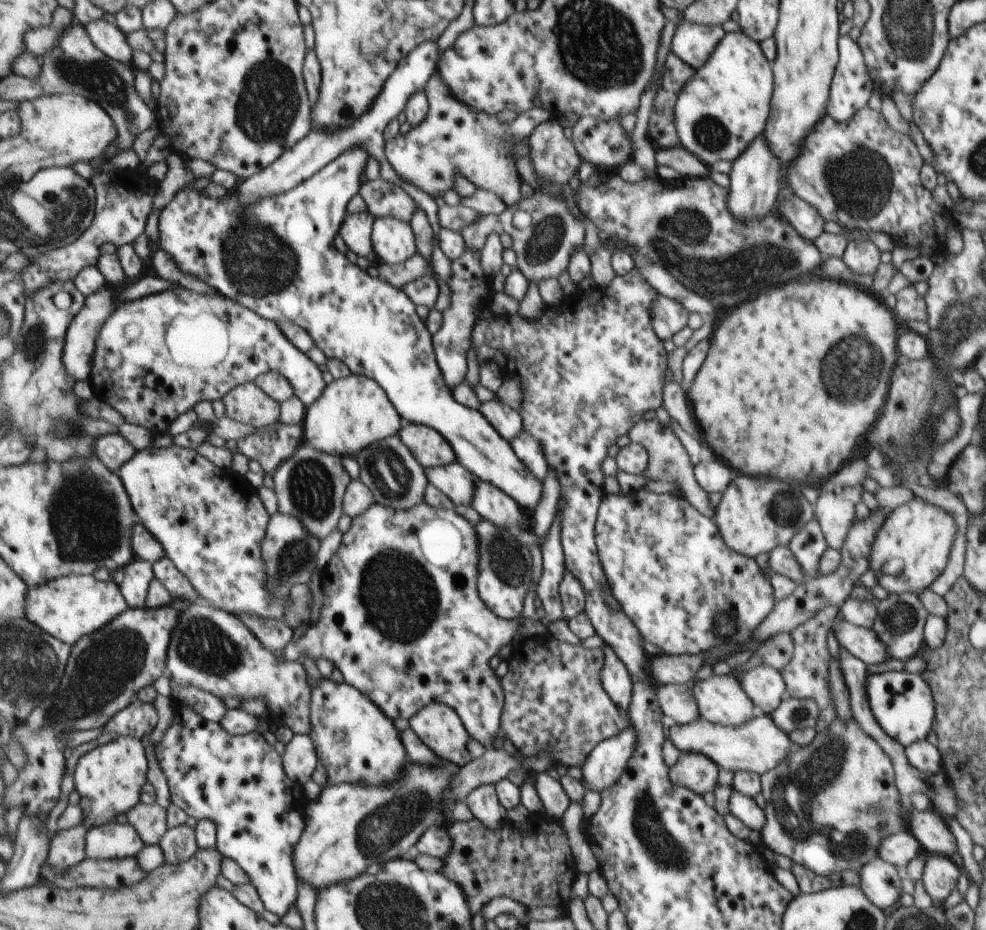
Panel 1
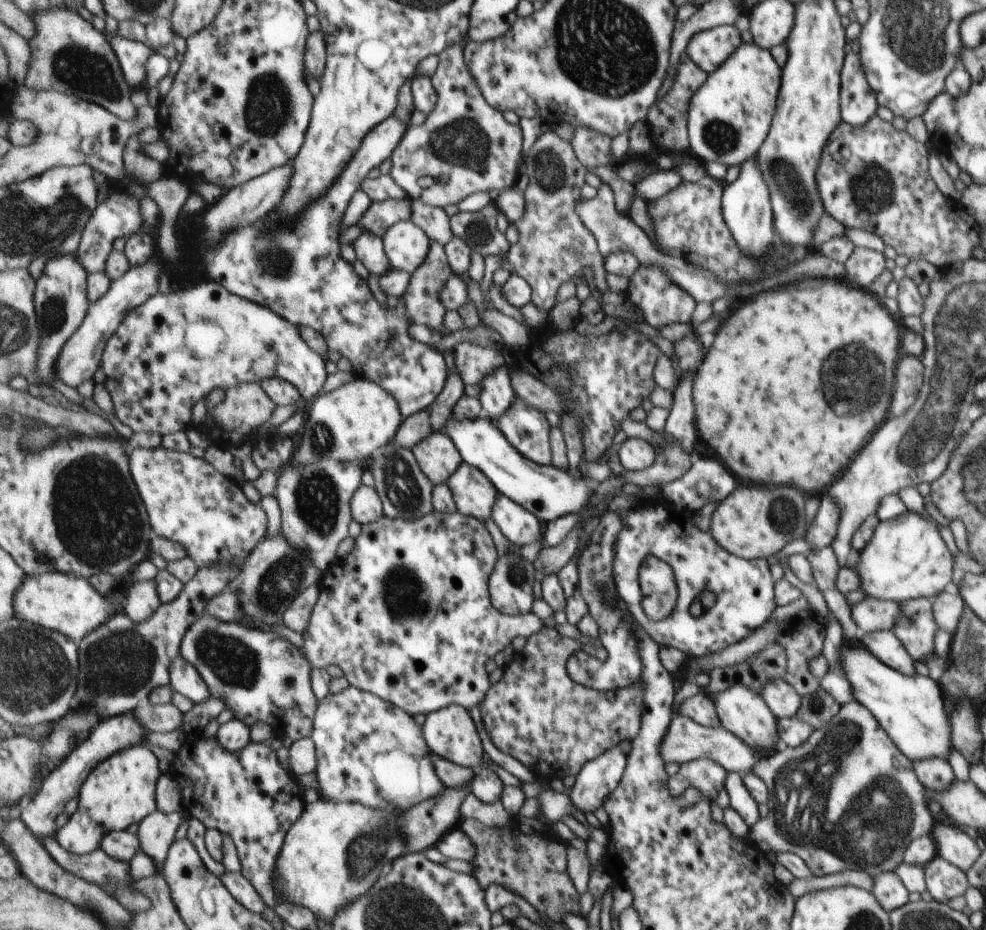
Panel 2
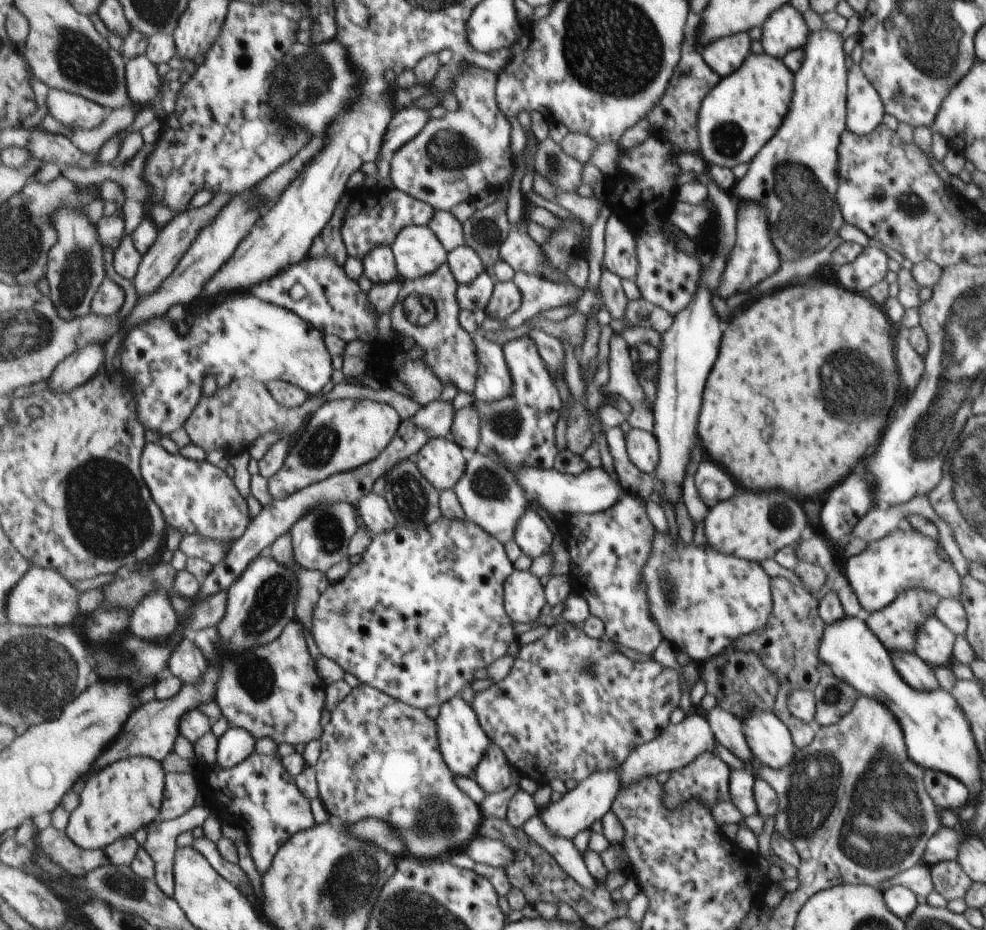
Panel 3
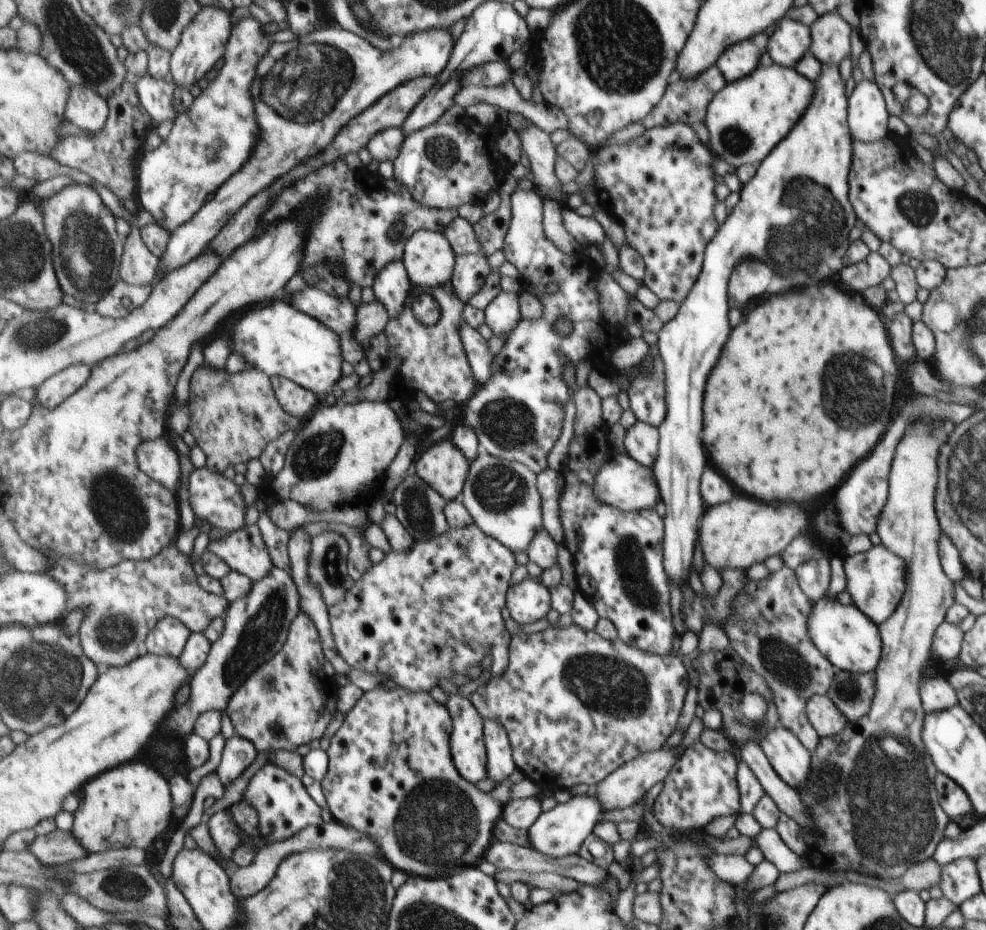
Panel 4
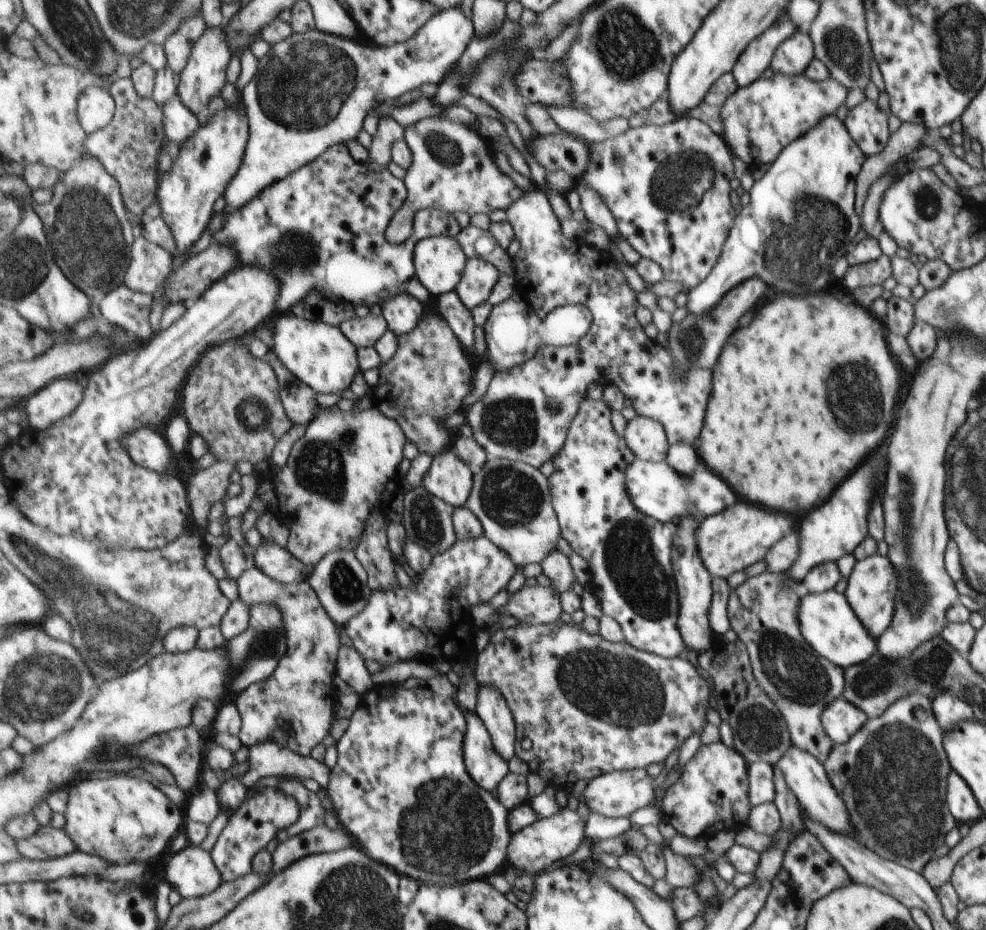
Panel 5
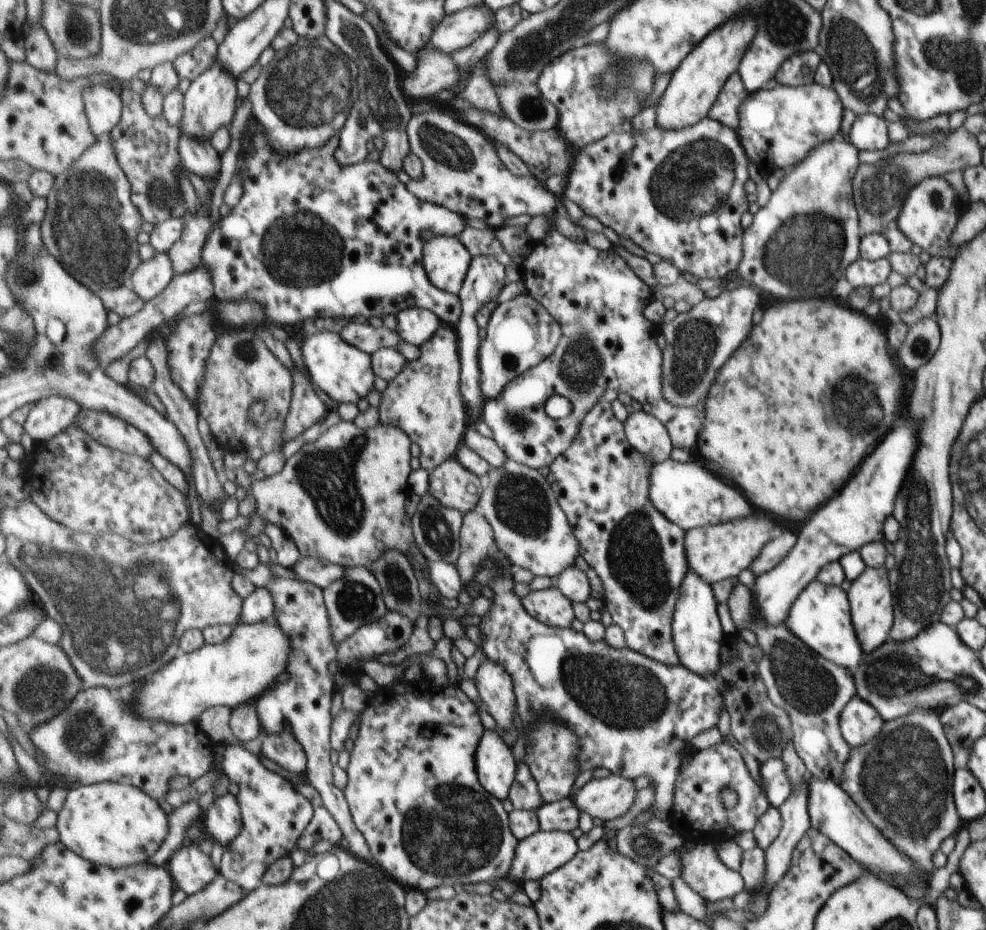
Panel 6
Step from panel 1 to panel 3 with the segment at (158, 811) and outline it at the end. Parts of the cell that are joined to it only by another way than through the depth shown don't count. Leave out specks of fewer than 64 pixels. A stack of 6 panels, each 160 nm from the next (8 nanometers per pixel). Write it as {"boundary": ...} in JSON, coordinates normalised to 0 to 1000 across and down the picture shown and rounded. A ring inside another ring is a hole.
{"boundary":[[[197,867],[190,875],[172,883],[165,883],[163,878],[149,888],[149,903],[145,910],[155,922],[158,929],[158,947],[169,963],[176,966],[178,948],[176,929],[180,916],[180,901],[182,897],[206,888],[216,875],[212,868]]]}

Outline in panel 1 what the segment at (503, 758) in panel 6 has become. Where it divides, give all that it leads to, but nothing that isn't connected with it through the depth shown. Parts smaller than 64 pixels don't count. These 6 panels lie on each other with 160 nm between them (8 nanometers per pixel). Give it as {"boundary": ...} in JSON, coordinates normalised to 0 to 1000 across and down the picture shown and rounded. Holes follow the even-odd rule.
{"boundary":[[[442,755],[433,758],[415,775],[427,796],[449,817],[466,825],[479,818],[474,806],[479,791],[460,761]]]}

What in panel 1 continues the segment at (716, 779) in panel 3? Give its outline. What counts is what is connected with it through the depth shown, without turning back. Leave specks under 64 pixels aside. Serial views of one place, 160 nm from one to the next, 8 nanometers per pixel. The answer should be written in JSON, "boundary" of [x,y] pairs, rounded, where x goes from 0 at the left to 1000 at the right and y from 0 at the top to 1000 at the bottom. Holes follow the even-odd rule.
{"boundary":[[[690,810],[678,826],[678,838],[685,845],[698,847],[705,854],[723,852],[727,843],[727,822],[716,812]]]}

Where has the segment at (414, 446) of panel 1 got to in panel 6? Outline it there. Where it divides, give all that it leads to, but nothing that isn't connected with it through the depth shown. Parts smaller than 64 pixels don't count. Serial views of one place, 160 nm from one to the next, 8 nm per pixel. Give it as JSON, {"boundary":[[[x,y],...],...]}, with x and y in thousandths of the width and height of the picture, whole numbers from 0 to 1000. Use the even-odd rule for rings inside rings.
{"boundary":[[[456,492],[436,508],[436,515],[436,530],[452,545],[470,553],[484,548],[490,531],[488,516],[463,492]]]}

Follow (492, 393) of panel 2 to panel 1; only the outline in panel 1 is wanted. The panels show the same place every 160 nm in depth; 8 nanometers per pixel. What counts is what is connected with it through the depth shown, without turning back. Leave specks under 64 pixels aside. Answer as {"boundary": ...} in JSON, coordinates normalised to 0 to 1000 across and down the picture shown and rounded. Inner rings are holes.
{"boundary":[[[504,427],[490,433],[487,442],[517,476],[531,461],[528,444]]]}

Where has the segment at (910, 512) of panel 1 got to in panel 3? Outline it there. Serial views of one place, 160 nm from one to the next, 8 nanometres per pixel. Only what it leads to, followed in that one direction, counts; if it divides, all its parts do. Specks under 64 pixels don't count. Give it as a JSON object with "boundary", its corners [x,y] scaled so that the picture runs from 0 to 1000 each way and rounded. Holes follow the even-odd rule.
{"boundary":[[[917,562],[895,580],[878,585],[871,596],[853,602],[852,608],[874,660],[878,661],[898,655],[909,644],[908,639],[926,631],[946,635],[954,644],[973,645],[976,639],[976,624],[955,588]]]}

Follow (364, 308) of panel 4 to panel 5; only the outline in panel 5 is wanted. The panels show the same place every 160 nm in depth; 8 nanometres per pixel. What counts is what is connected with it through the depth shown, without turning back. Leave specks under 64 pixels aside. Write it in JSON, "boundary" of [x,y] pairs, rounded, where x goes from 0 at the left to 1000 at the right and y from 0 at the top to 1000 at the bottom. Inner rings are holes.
{"boundary":[[[372,338],[370,342],[358,340],[355,344],[346,346],[345,355],[363,374],[379,373],[394,355],[392,344],[388,339]]]}

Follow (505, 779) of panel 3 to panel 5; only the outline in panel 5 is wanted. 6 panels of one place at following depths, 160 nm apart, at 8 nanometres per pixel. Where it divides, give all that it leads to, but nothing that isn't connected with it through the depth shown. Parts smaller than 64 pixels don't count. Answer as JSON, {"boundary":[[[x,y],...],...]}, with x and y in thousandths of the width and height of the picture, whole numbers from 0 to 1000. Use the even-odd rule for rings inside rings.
{"boundary":[[[488,738],[482,765],[493,778],[500,802],[510,813],[510,817],[515,819],[523,813],[524,781],[512,748],[504,740]]]}

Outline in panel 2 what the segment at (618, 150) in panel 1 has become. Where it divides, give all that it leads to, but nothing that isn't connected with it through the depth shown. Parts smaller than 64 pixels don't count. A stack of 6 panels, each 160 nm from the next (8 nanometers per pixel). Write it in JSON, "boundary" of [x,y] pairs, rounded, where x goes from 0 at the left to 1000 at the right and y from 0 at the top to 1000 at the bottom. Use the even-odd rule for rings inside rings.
{"boundary":[[[587,135],[579,154],[584,168],[591,174],[593,181],[598,183],[608,178],[621,178],[623,173],[618,168],[620,148],[616,144],[610,144],[595,135]]]}

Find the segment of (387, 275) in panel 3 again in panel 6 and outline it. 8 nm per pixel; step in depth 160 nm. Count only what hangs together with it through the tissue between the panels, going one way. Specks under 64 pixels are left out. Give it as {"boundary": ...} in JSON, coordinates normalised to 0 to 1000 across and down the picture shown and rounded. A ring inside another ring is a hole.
{"boundary":[[[425,330],[410,333],[402,342],[403,357],[408,366],[425,374],[444,358],[448,347],[444,338]]]}

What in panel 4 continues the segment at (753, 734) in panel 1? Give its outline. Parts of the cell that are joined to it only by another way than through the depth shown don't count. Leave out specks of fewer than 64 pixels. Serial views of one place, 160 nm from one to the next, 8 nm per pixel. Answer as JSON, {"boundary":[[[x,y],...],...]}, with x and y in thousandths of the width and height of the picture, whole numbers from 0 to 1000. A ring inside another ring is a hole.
{"boundary":[[[670,802],[665,808],[656,808],[654,811],[643,815],[642,818],[635,819],[628,827],[624,827],[614,840],[610,840],[605,845],[600,847],[601,854],[606,857],[613,872],[626,871],[626,869],[638,869],[644,863],[648,863],[654,856],[654,852],[666,843],[672,841],[678,834],[680,828],[687,820],[685,818],[683,806],[671,806]]]}

